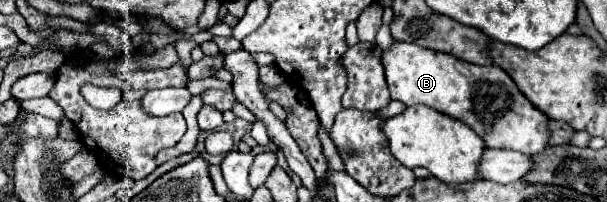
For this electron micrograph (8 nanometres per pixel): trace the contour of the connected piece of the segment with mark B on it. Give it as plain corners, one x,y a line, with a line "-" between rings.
396,42
390,50
382,52
386,82
394,100
406,106
424,104
450,118
468,124
488,148
516,150
534,156
548,148
550,118
530,104
512,78
496,64
476,66
454,56
432,52
408,42

